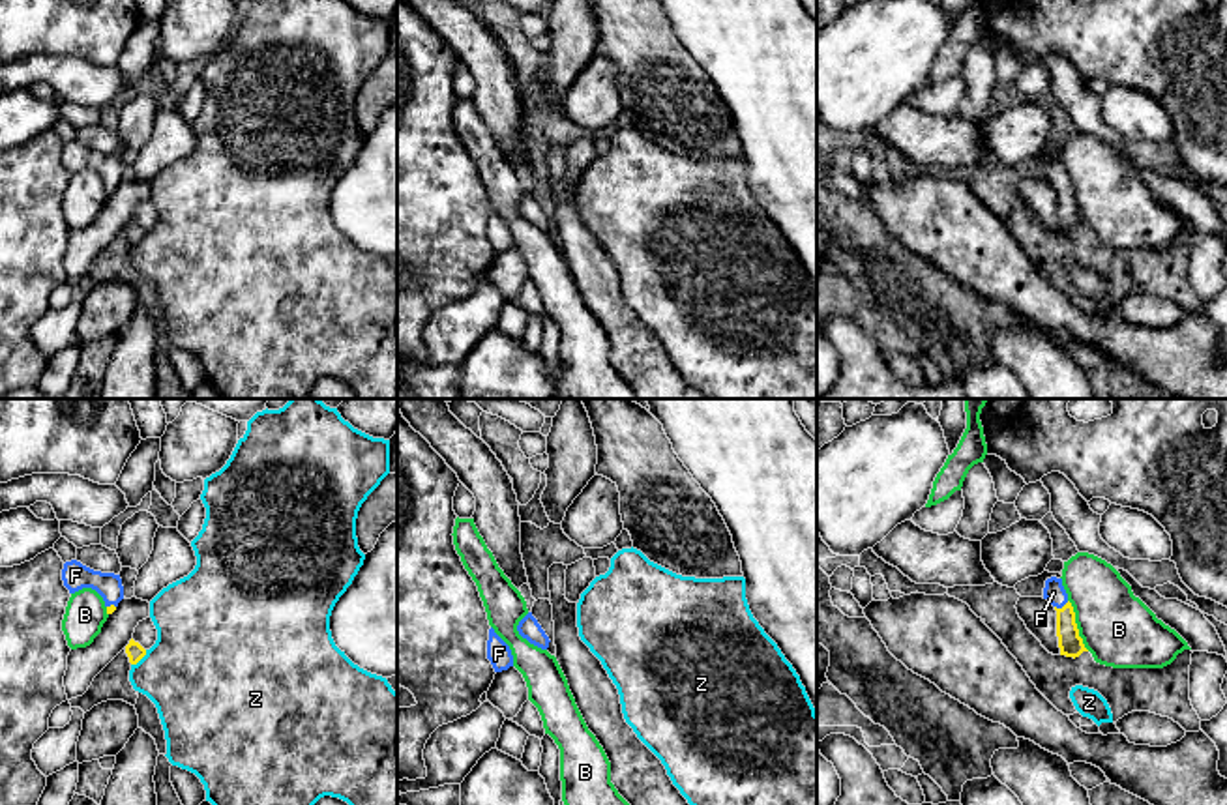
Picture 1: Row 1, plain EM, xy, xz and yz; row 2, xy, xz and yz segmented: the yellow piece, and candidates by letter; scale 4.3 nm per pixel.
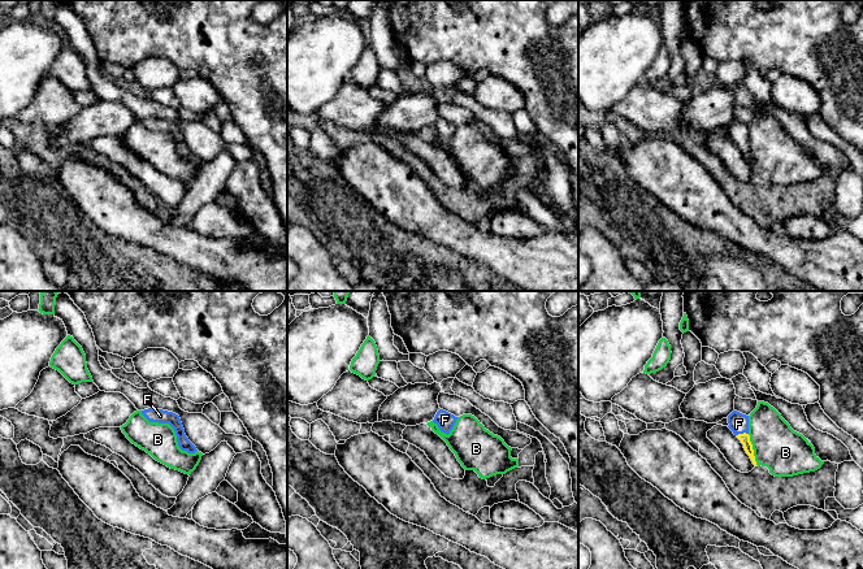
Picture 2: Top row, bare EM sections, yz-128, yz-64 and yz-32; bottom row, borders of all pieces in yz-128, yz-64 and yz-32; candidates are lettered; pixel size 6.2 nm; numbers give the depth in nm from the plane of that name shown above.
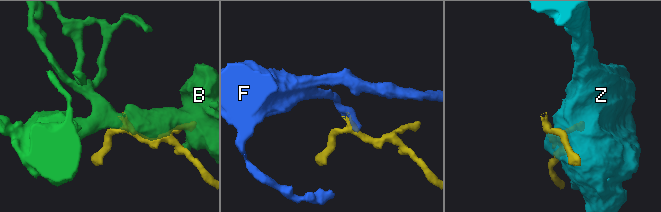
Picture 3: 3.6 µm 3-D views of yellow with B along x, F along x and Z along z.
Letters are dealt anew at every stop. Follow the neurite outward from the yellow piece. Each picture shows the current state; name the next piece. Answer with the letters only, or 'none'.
F

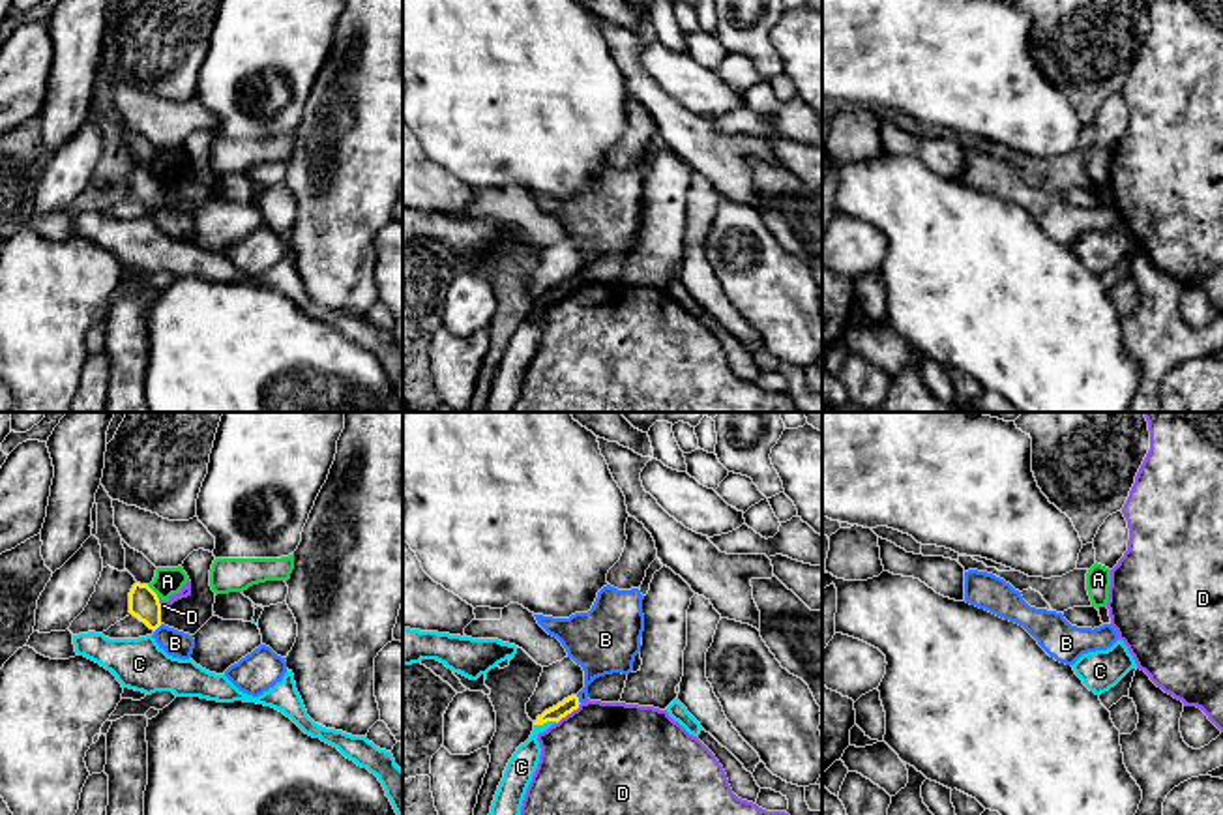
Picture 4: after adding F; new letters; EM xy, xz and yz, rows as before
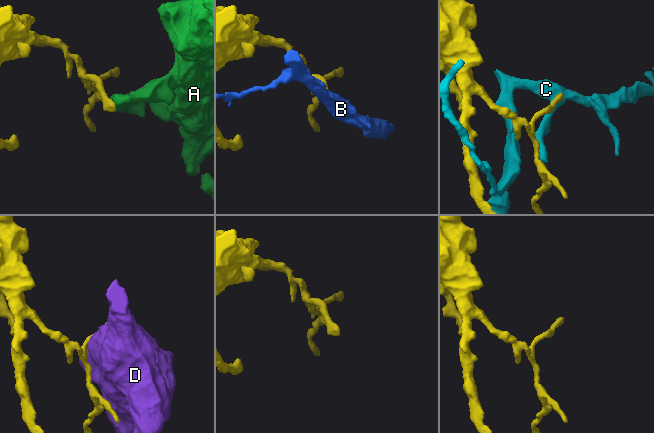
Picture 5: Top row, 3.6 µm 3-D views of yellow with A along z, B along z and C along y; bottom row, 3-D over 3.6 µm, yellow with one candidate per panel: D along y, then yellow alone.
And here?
none

